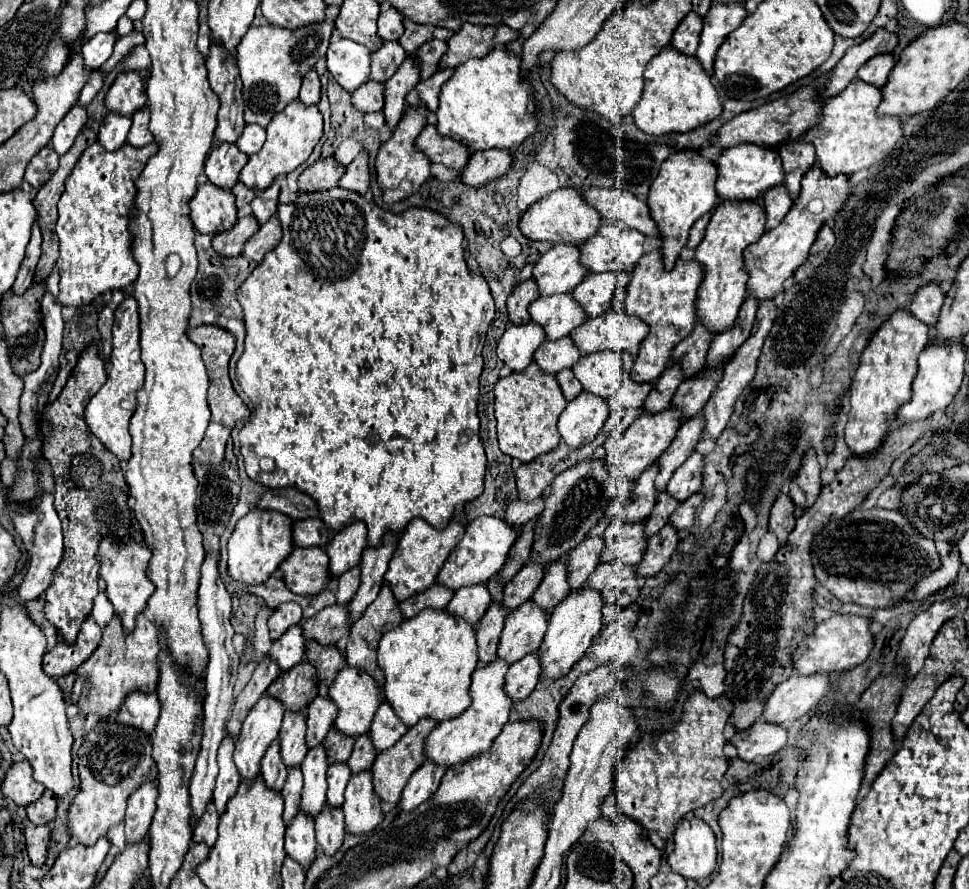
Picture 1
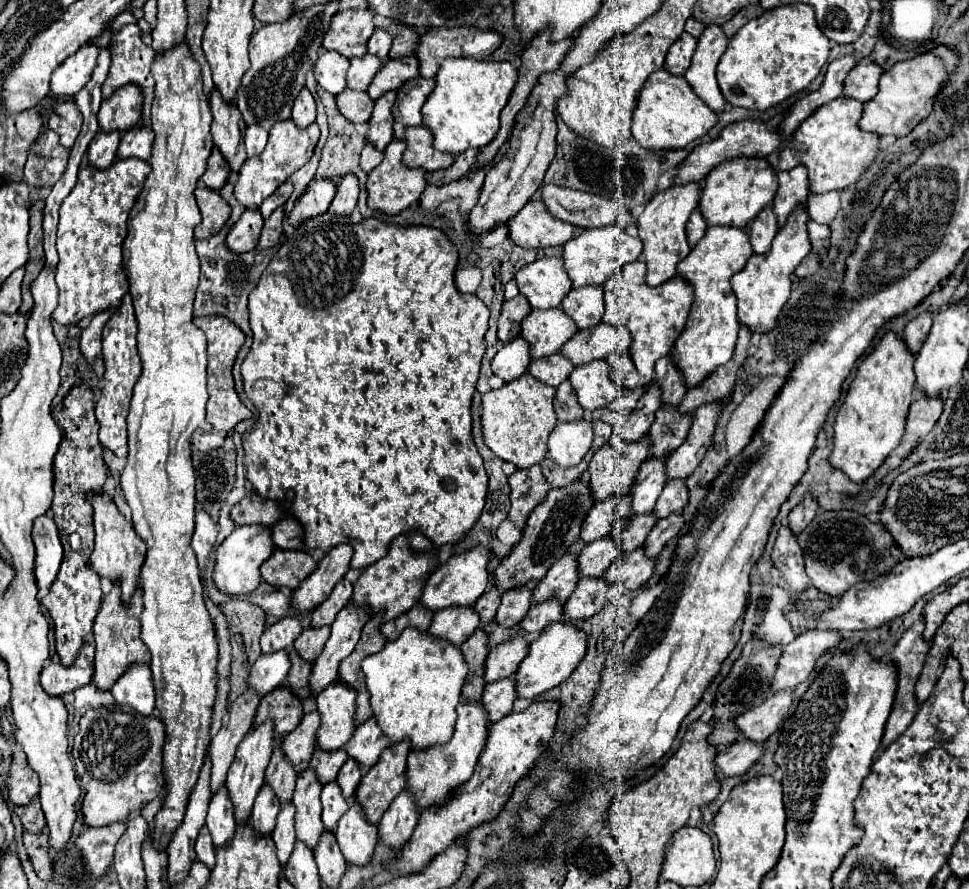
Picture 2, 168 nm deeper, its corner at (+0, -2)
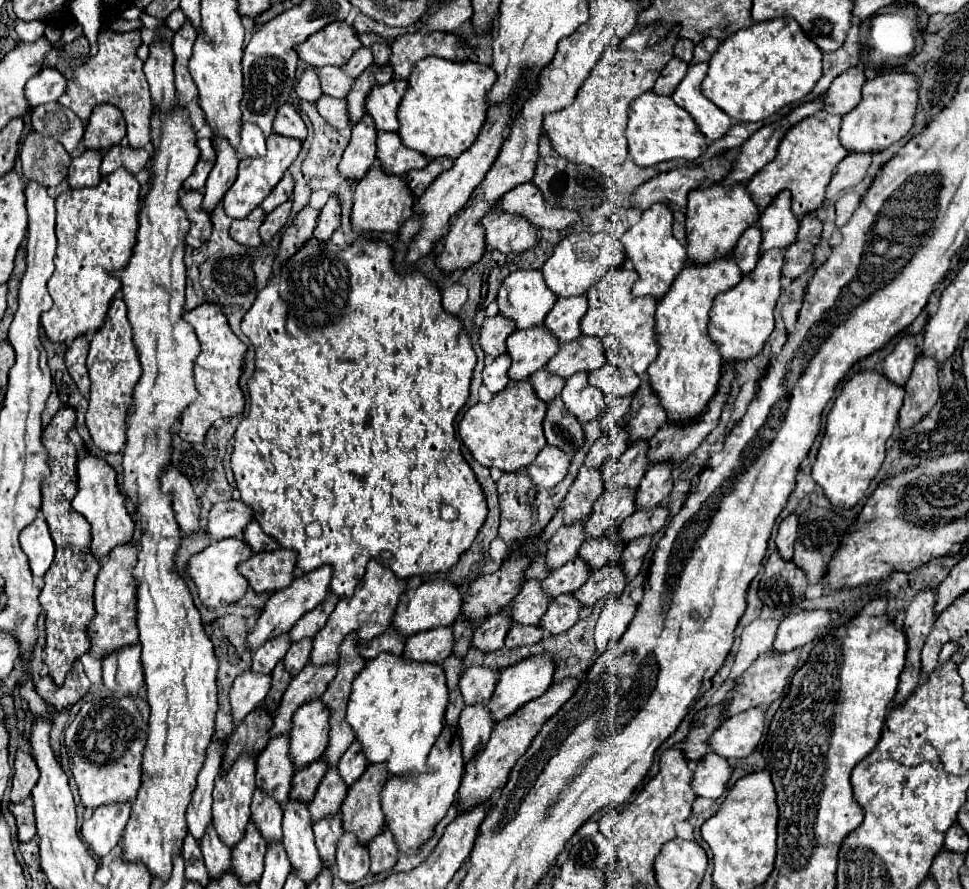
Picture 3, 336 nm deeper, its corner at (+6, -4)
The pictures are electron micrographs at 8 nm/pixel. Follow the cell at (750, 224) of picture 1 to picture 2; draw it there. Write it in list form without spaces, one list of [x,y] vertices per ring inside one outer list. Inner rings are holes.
[[[713,226],[677,266],[679,278],[683,278],[693,288],[693,304],[689,308],[685,330],[675,340],[671,350],[675,362],[679,362],[679,370],[683,370],[683,378],[687,378],[687,388],[699,386],[713,370],[727,364],[735,352],[741,324],[737,320],[737,300],[731,294],[729,280],[745,266],[751,256],[753,248],[745,228]]]

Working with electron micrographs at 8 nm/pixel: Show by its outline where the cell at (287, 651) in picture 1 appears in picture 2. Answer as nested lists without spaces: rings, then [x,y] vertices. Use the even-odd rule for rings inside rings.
[[[275,652],[275,654],[263,654],[253,664],[249,672],[249,688],[257,692],[257,696],[265,696],[271,690],[283,686],[289,672],[289,656],[287,652]]]

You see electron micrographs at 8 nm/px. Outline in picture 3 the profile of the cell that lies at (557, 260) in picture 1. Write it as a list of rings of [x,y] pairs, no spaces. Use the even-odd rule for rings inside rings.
[[[541,270],[511,272],[497,294],[499,314],[515,320],[517,328],[543,324],[557,296],[547,288]]]

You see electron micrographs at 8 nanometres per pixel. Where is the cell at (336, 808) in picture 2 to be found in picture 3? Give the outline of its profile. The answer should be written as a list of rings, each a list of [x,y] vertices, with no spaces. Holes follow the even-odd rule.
[[[339,812],[317,820],[313,824],[313,832],[315,832],[315,844],[317,844],[321,860],[327,866],[335,866],[333,864],[333,860],[335,860],[335,844],[341,838],[341,832],[343,832],[343,824],[341,824]]]

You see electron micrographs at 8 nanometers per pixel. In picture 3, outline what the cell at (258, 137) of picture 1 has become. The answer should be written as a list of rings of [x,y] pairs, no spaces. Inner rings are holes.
[[[243,124],[239,136],[241,136],[239,152],[243,156],[265,156],[265,136],[261,128],[253,124]]]

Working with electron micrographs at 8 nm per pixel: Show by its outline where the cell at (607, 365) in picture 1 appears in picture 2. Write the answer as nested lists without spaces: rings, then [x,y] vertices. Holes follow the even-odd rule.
[[[597,360],[591,364],[577,366],[571,372],[569,380],[575,388],[577,402],[585,410],[603,408],[609,402],[613,402],[621,390],[630,390],[620,388],[619,384],[609,376],[609,364],[605,360]]]

